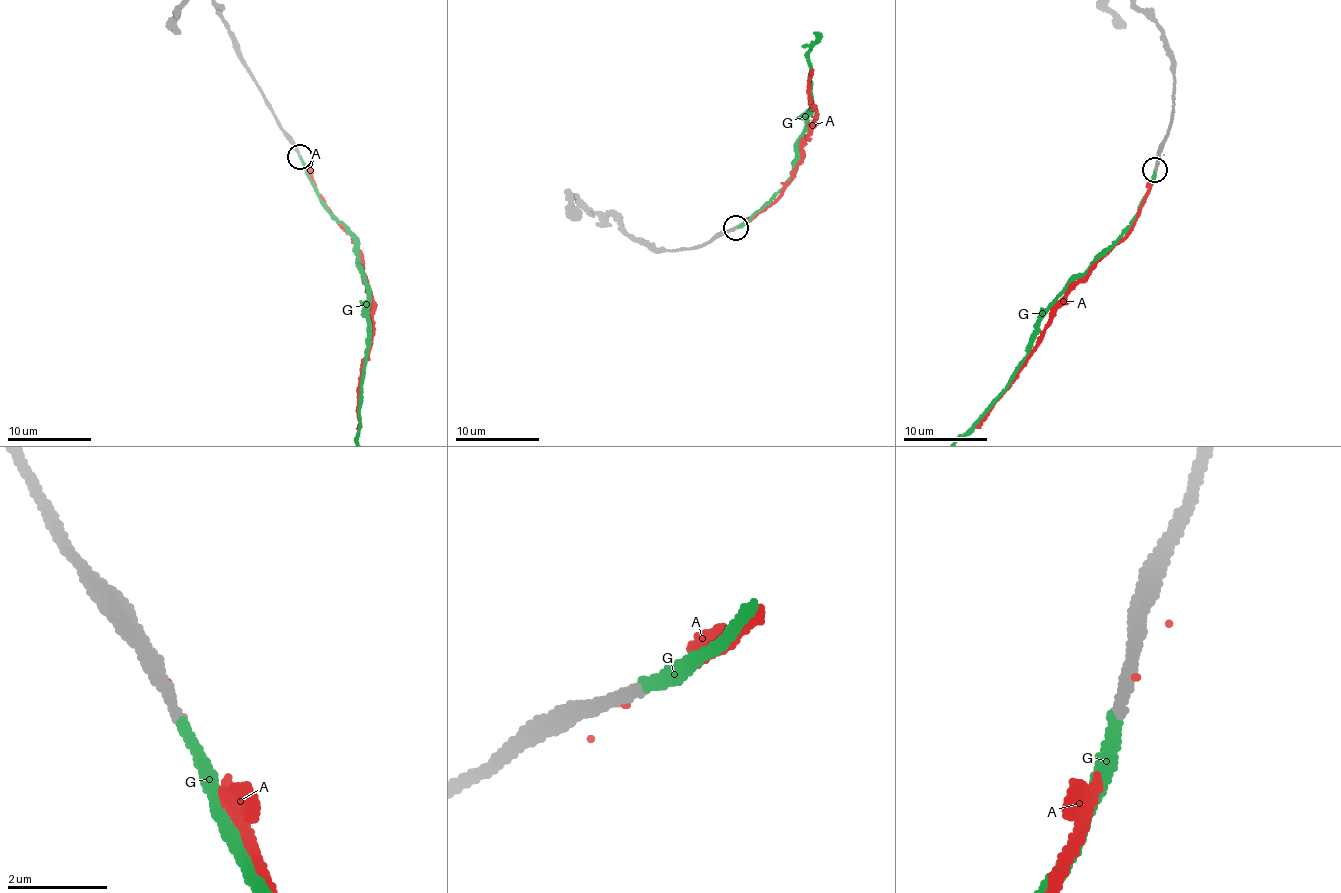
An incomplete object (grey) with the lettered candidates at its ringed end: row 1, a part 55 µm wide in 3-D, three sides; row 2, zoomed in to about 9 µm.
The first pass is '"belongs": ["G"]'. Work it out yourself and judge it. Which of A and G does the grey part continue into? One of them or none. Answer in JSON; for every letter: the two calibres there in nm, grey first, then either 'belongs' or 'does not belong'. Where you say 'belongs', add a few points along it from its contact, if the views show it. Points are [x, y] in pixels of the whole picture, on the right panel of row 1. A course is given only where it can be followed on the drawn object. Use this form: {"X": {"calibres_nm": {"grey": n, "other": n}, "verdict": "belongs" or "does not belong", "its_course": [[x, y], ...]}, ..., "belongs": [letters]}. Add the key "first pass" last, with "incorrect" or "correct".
{"A": {"calibres_nm": {"grey": 360, "other": 40}, "verdict": "does not belong"}, "G": {"calibres_nm": {"grey": 260, "other": 240}, "verdict": "belongs"}, "belongs": ["G"], "first pass": "correct"}

